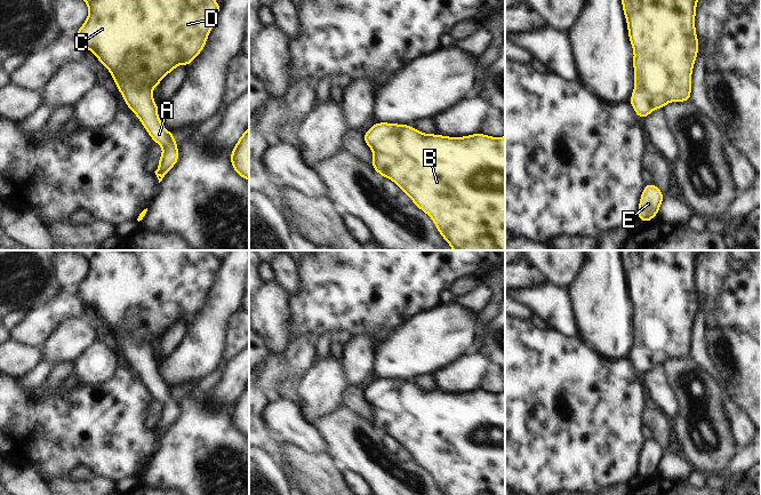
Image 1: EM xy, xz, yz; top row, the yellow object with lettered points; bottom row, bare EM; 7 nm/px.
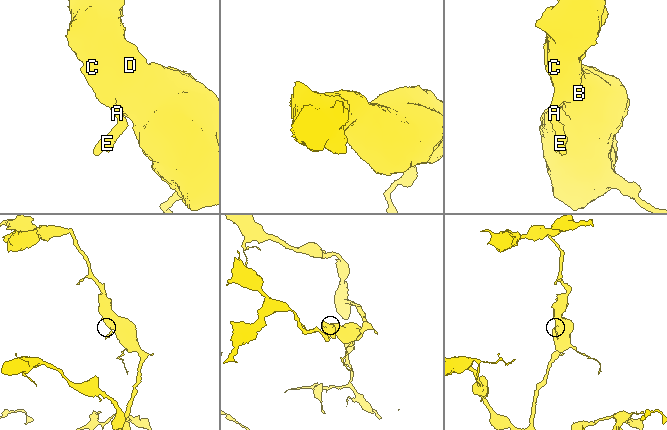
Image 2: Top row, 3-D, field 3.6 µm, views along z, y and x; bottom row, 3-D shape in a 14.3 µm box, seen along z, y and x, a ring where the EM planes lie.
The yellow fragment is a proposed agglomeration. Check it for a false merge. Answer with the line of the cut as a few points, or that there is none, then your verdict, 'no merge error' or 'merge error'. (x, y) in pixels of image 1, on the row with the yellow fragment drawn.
no cut | no merge error

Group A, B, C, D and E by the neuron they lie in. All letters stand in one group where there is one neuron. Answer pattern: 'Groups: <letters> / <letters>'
Groups: A B C D E.

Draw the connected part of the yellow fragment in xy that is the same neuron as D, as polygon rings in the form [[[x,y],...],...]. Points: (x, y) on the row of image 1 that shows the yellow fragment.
[[[216,0],[83,1],[89,13],[74,35],[110,71],[126,106],[136,114],[149,137],[163,147],[154,171],[160,183],[177,163],[179,150],[175,134],[168,131],[159,119],[159,105],[153,101],[152,90],[178,65],[185,64],[189,67],[203,50],[221,5]]]

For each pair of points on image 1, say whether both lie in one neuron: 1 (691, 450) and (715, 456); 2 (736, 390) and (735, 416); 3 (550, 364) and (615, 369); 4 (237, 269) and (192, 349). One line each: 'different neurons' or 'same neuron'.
1: same neuron
2: different neurons
3: same neuron
4: same neuron

